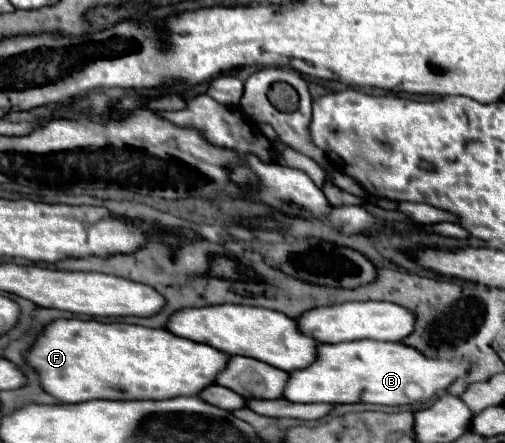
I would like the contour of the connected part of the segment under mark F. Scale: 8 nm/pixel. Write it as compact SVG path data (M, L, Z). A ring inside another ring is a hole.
M70 318L70 320L56 320L52 324L48 324L44 328L44 334L36 340L36 346L26 354L26 362L32 364L40 372L42 388L48 394L52 394L54 398L58 398L60 402L76 404L76 402L96 400L96 398L104 398L104 400L146 400L146 398L148 400L166 400L166 398L176 398L176 396L198 396L204 388L216 384L216 372L220 372L220 368L224 368L224 364L228 364L228 354L224 354L220 350L214 350L212 346L206 346L206 344L200 344L200 342L192 342L188 338L180 338L180 336L176 336L170 330L164 330L164 328L152 330L152 328L124 324L124 322L98 322L98 320Z

